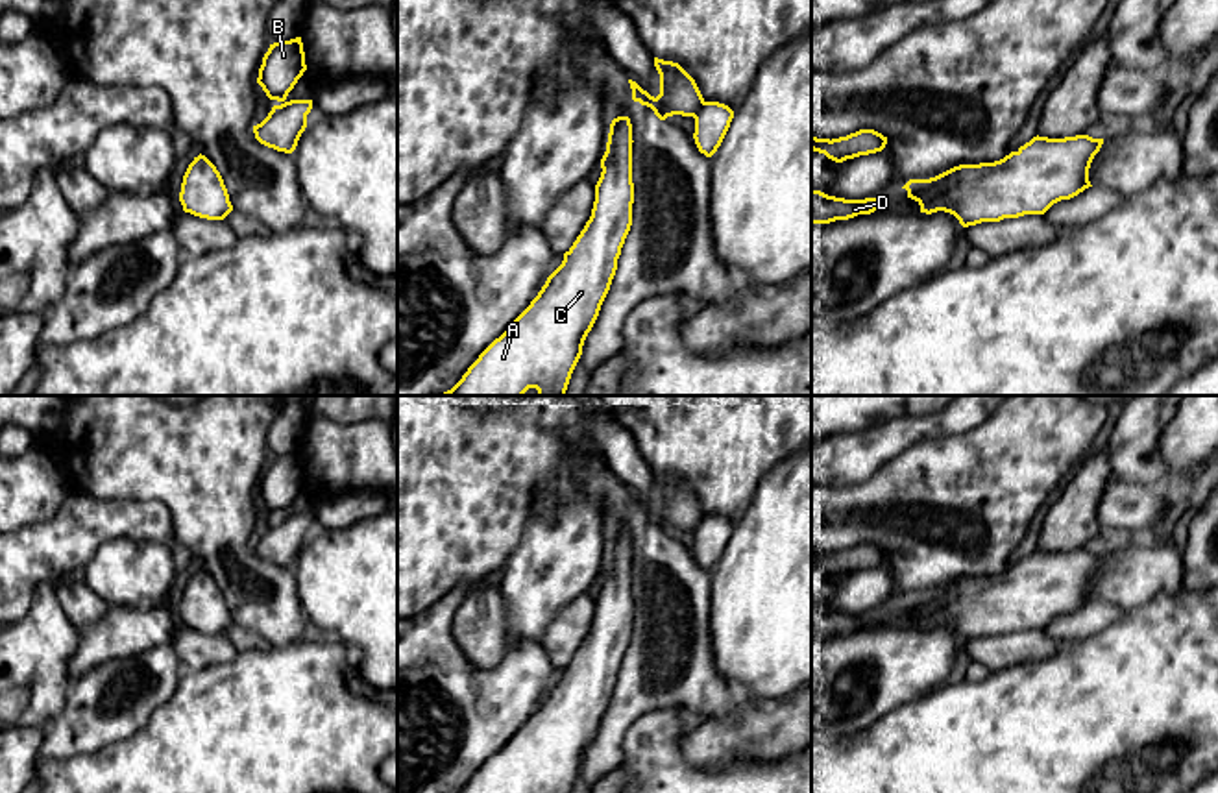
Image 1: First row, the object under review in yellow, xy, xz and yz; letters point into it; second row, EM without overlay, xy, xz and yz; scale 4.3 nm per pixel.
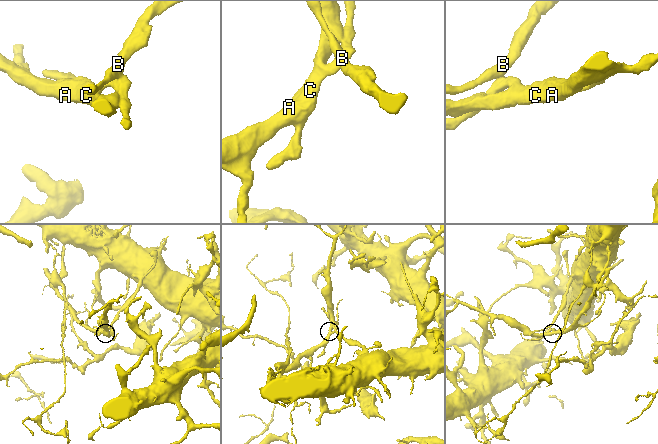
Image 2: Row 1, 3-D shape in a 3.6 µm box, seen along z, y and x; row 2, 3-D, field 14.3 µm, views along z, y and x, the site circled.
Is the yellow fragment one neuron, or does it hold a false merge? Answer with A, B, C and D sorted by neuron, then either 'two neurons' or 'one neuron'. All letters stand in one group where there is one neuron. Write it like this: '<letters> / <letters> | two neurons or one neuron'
A B C D | one neuron

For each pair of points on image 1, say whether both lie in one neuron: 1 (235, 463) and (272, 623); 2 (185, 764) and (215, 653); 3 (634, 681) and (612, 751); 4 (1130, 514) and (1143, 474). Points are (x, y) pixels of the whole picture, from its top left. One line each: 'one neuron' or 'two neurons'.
1: one neuron
2: two neurons
3: one neuron
4: two neurons

